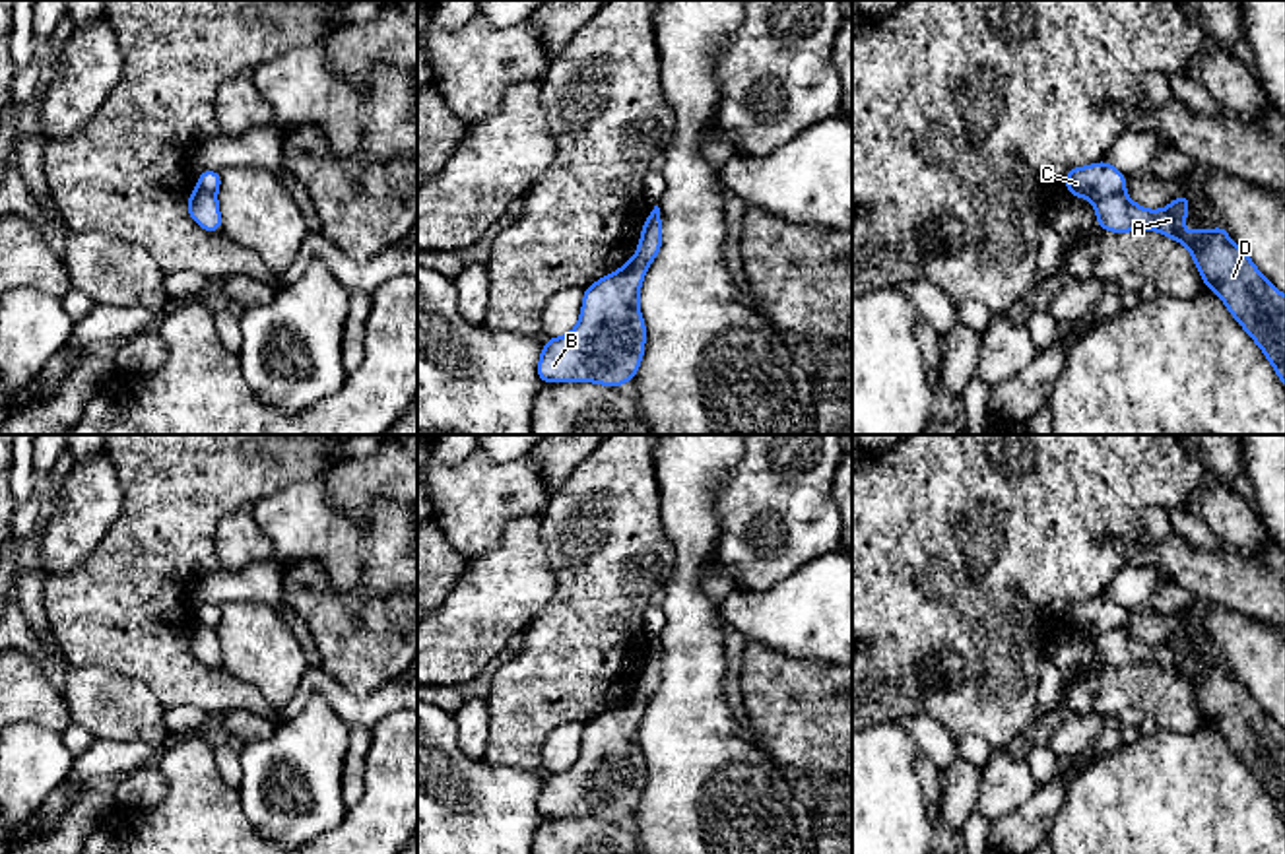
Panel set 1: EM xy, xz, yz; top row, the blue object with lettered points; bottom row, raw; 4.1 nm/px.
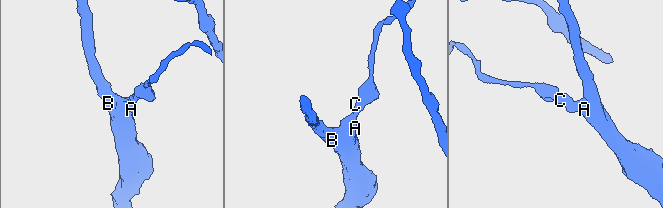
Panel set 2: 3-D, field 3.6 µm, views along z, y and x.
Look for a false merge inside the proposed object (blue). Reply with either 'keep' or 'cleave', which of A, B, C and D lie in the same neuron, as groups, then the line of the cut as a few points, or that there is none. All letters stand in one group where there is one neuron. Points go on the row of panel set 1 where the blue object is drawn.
cleave; groups A B D / C; cut yz (1122, 189), (1095, 204)

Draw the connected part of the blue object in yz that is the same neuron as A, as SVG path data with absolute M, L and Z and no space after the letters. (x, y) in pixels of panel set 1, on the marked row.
M1120 190L1095 204L1097 225L1112 233L1157 229L1184 245L1205 287L1223 299L1285 384L1285 295L1258 272L1246 250L1229 239L1223 223L1215 231L1184 235L1190 202L1190 194L1178 194L1167 210L1155 212L1139 208Z

